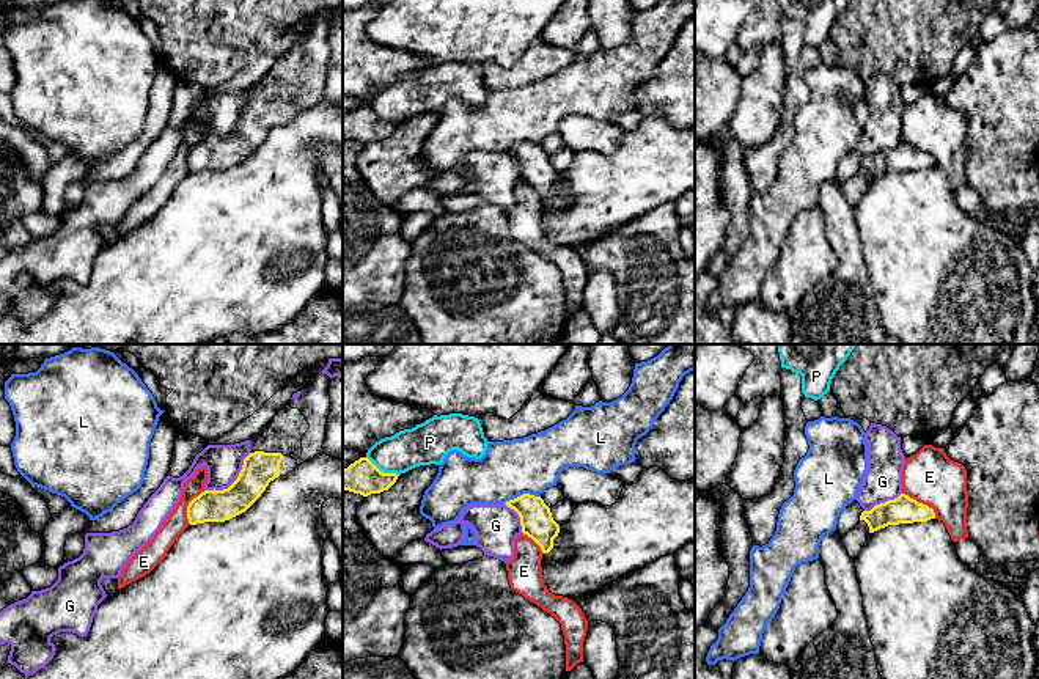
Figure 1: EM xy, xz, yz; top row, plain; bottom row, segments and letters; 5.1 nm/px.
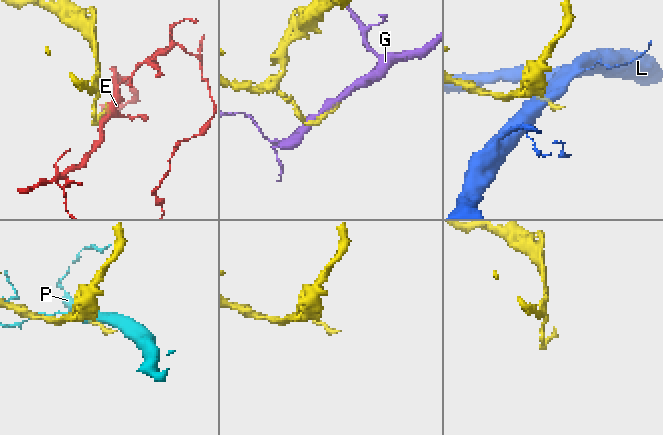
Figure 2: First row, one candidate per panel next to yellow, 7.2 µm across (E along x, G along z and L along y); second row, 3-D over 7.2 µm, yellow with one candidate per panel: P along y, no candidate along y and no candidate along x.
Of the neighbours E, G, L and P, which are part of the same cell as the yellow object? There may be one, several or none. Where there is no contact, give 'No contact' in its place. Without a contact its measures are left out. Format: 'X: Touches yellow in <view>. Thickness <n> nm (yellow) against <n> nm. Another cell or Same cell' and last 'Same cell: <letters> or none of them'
E: Touches yellow in yz. Thickness 140 nm (yellow) against 280 nm. Another cell
G: Touches yellow in xy. Thickness 170 nm (yellow) against 190 nm. Another cell
L: Touches yellow in xz. Thickness 170 nm (yellow) against 300 nm. Another cell
P: Touches yellow in xz. Thickness 170 nm (yellow) against 200 nm. Another cell
Same cell: none of them

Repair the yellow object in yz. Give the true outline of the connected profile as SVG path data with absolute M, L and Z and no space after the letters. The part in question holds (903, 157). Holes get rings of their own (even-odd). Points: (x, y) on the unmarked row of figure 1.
M901 141L894 148L876 152L871 159L863 159L860 163L860 168L868 171L869 181L888 173L927 170L931 167L935 167L934 157L918 151L905 141Z

